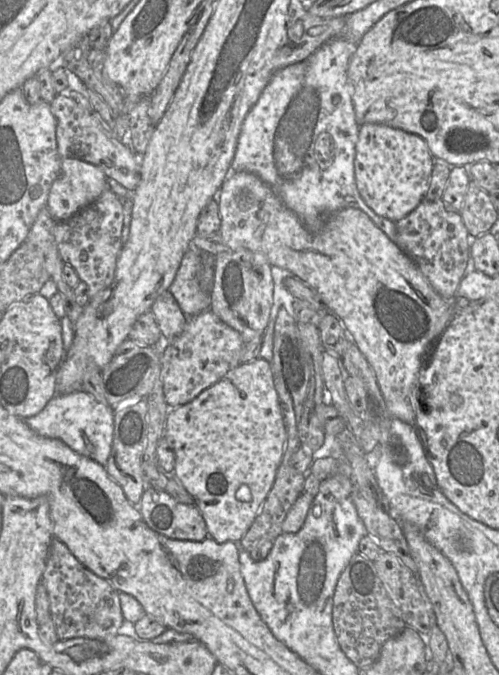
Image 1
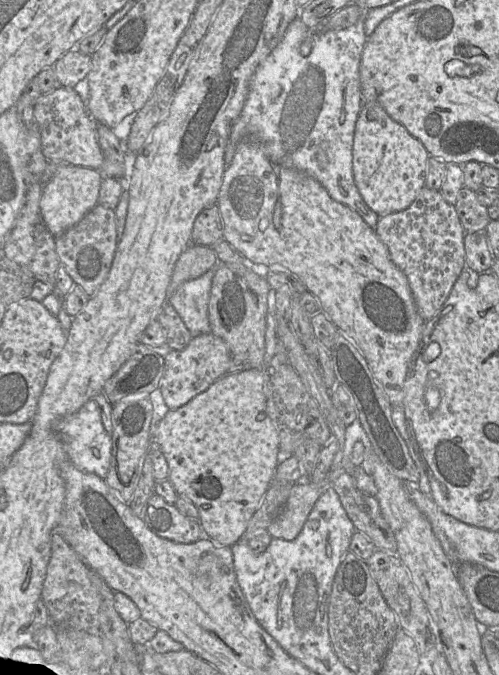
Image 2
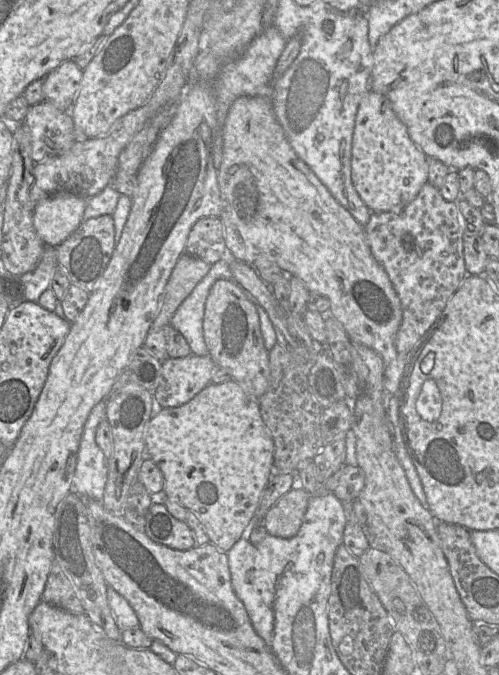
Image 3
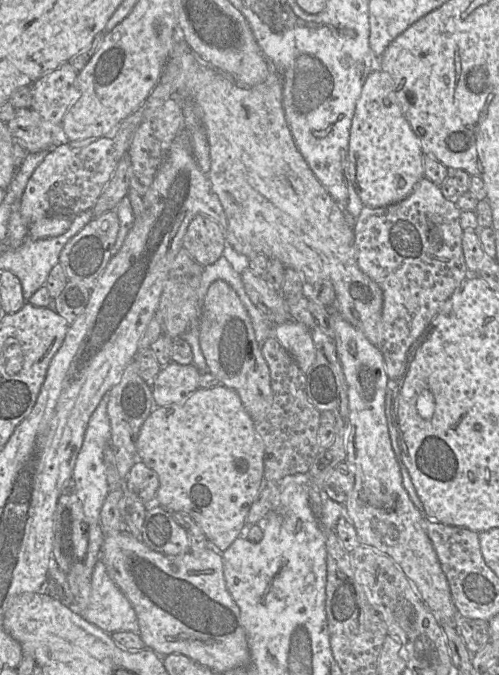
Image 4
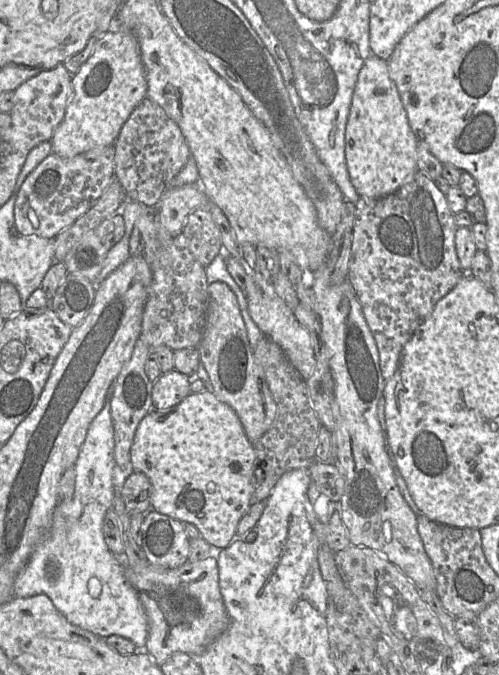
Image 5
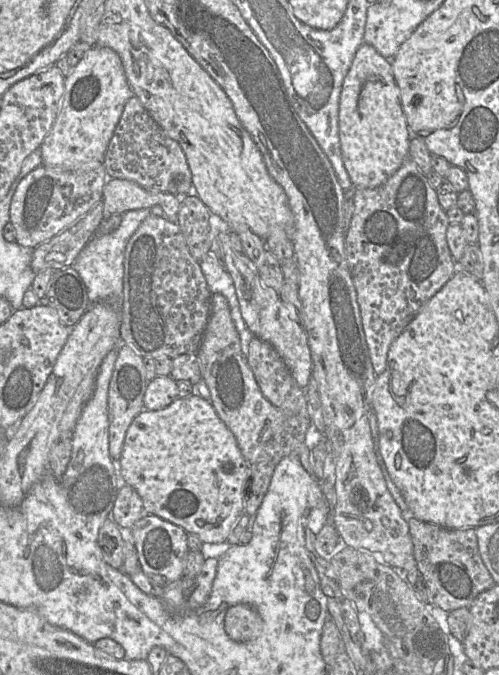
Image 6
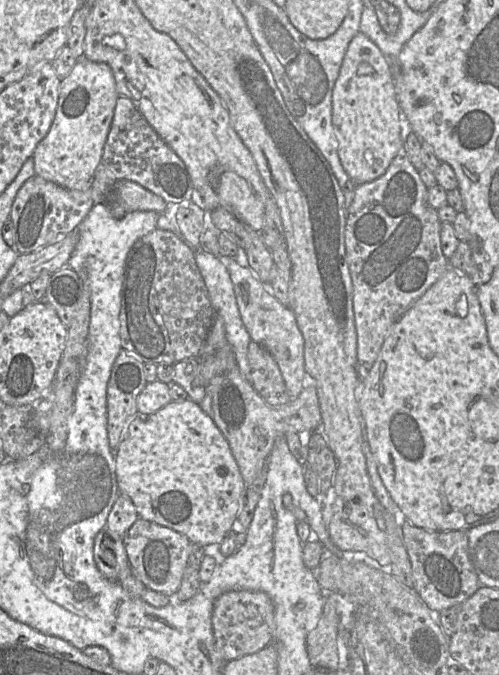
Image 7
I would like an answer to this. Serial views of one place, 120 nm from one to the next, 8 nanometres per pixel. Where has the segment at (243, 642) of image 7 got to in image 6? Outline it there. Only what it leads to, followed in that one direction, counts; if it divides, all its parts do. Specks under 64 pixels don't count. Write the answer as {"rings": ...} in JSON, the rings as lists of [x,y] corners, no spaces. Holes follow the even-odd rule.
{"rings":[[[248,604],[229,607],[224,618],[227,635],[236,642],[247,642],[258,638],[263,626],[263,620],[257,610]]]}

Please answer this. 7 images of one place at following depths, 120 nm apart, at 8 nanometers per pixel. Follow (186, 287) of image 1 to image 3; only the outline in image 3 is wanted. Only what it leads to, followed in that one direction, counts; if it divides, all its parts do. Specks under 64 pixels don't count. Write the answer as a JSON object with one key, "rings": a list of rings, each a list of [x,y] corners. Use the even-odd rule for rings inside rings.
{"rings":[[[225,259],[211,265],[208,273],[181,303],[170,321],[170,325],[188,342],[191,353],[197,356],[209,354],[204,340],[203,320],[208,294],[219,279],[233,280],[230,264]]]}

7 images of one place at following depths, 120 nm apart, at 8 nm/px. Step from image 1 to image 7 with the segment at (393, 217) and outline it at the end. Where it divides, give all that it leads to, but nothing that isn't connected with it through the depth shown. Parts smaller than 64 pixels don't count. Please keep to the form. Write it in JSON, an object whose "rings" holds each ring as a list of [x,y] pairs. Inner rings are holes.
{"rings":[[[358,32],[350,41],[332,93],[332,124],[338,143],[340,162],[355,184],[371,182],[382,176],[402,146],[401,111],[388,59],[365,34]]]}

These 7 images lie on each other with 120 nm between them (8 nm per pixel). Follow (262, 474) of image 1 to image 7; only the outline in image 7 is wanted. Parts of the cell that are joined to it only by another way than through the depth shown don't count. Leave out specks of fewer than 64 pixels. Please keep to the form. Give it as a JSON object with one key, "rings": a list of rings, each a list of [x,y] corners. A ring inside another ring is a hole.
{"rings":[[[189,399],[171,401],[153,414],[137,412],[126,423],[115,461],[120,493],[132,500],[139,518],[179,532],[201,546],[220,544],[237,524],[246,484],[228,442],[199,404]]]}

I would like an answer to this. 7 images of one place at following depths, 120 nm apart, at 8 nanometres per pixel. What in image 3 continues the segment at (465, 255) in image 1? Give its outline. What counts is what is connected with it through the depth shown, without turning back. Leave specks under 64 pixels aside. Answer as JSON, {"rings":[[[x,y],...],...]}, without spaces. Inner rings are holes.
{"rings":[[[427,182],[407,206],[394,211],[371,213],[363,230],[373,258],[387,273],[401,304],[402,321],[395,337],[396,350],[401,355],[411,355],[466,277],[461,214],[456,202],[445,200],[439,189]]]}

